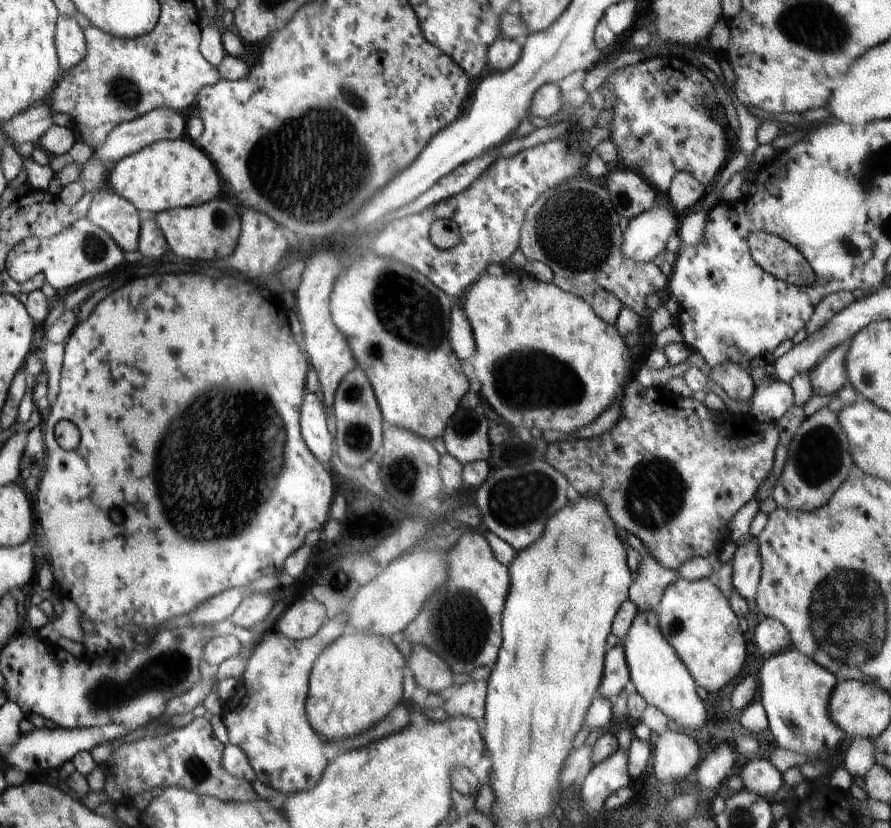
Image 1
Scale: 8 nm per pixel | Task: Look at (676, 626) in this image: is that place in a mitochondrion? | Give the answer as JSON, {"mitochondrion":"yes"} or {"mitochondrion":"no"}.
{"mitochondrion":"yes"}

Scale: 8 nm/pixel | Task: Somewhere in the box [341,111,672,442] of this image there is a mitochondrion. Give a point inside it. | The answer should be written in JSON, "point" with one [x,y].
{"point":[573,229]}

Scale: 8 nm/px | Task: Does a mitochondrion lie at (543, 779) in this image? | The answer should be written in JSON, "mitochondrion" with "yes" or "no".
{"mitochondrion":"no"}

